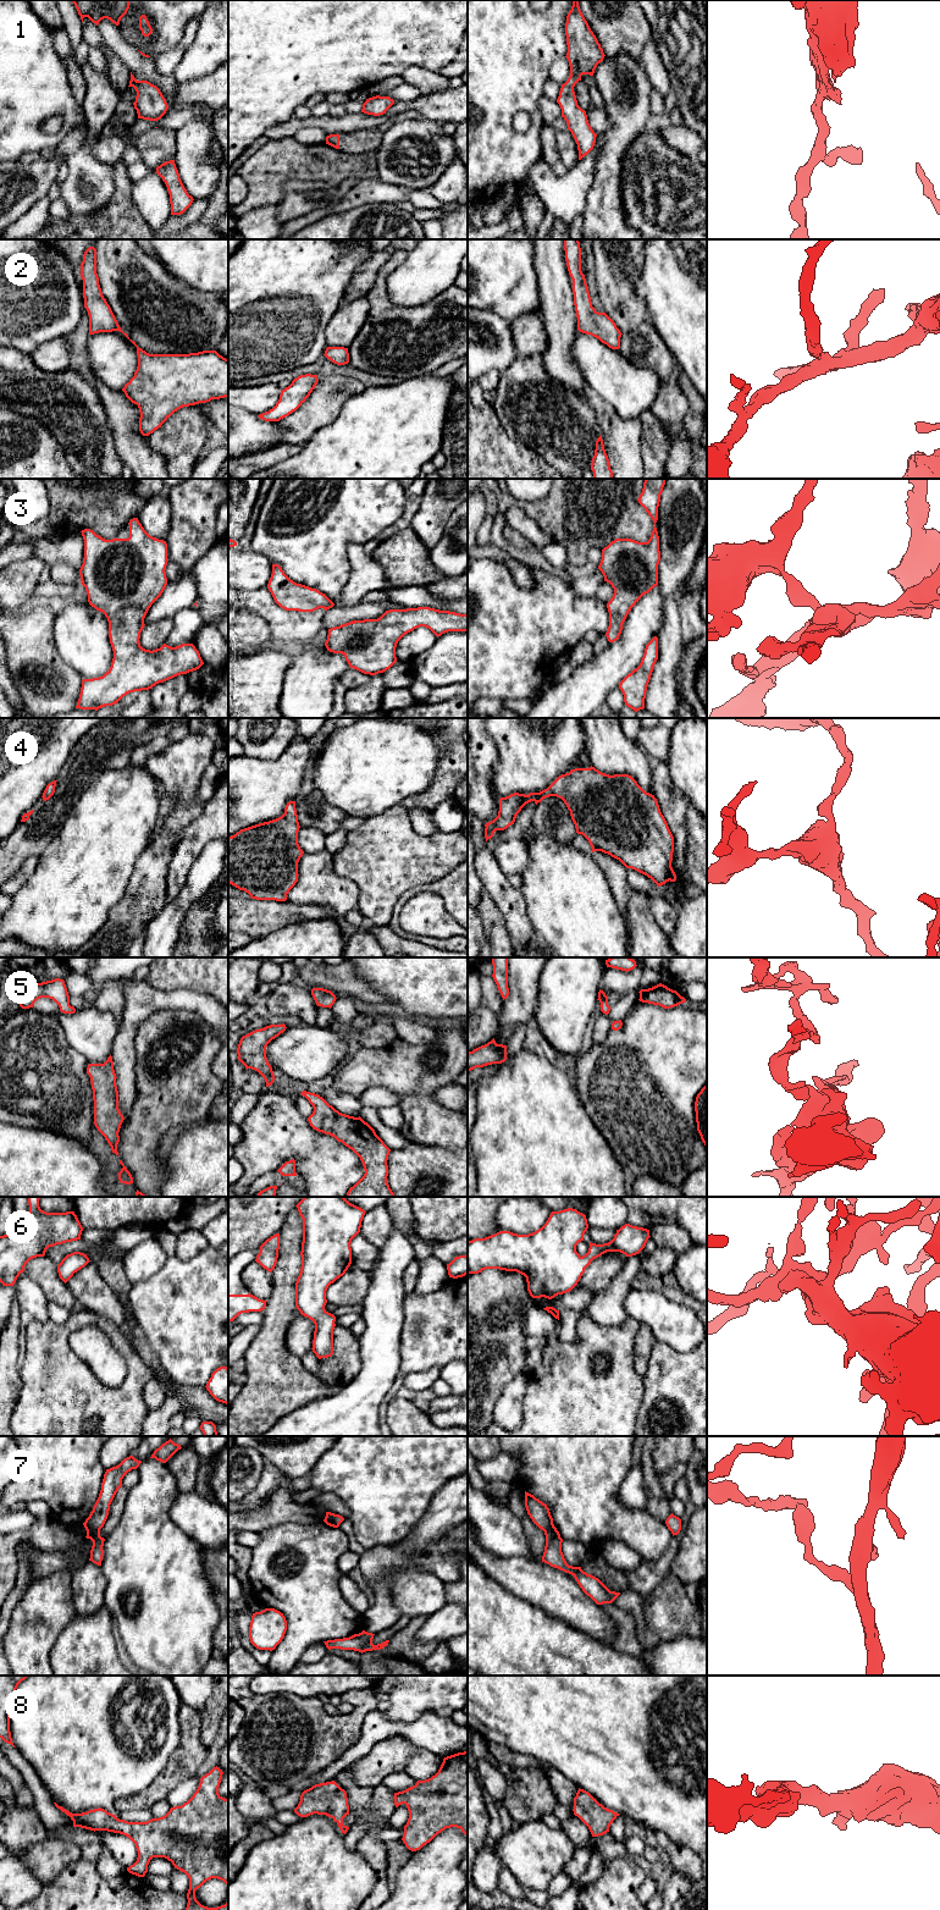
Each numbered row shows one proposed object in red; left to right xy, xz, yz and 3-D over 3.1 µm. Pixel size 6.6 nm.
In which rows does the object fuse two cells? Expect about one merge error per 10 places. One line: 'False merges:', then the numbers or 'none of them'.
False merges: 7

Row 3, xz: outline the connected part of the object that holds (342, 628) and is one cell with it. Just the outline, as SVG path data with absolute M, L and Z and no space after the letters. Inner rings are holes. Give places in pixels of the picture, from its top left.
M430 607L386 611L377 619L352 620L328 629L325 646L327 651L342 653L350 668L376 675L389 669L396 662L398 641L416 628L428 628L437 637L448 631L468 631L468 614L439 611Z

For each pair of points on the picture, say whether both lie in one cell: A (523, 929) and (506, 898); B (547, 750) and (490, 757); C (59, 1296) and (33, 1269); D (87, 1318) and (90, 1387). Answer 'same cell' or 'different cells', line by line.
A: same cell
B: different cells
C: same cell
D: same cell

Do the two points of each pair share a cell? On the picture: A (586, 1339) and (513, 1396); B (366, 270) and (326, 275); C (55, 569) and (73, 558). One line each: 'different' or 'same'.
A: different
B: different
C: different

